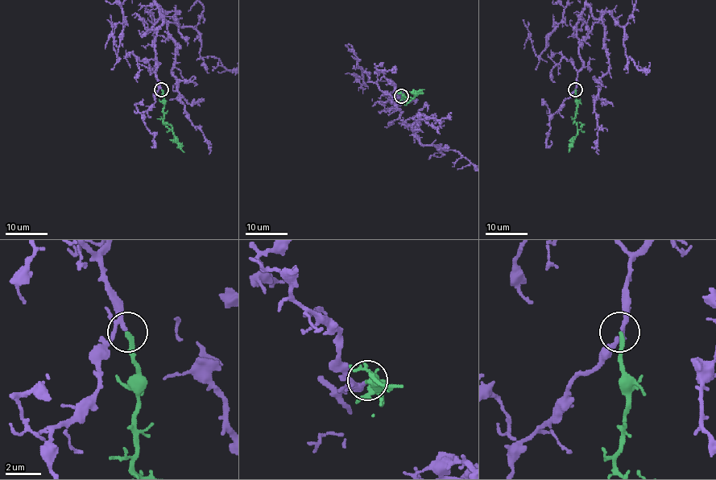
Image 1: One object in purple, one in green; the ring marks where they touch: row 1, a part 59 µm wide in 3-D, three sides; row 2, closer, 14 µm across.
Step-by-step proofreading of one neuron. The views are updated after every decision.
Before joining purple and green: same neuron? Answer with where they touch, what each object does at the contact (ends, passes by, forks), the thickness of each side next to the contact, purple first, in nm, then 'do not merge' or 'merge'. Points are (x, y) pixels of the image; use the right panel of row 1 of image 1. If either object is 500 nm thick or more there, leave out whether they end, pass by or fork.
(575, 89) | purple passes by | green ends | 190/220 nm | merge

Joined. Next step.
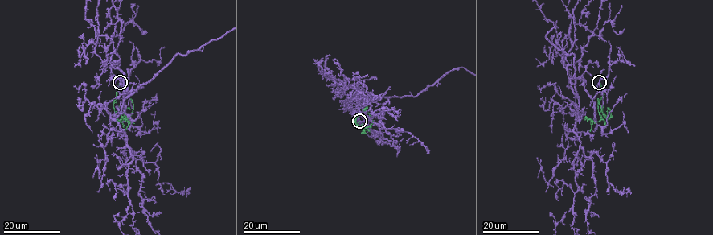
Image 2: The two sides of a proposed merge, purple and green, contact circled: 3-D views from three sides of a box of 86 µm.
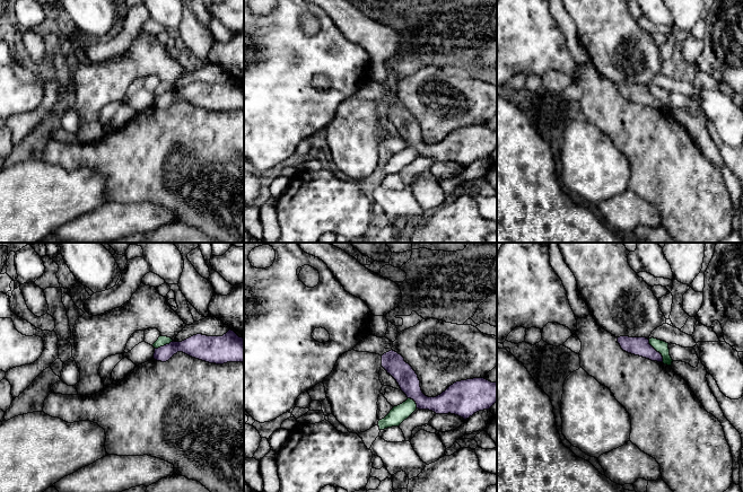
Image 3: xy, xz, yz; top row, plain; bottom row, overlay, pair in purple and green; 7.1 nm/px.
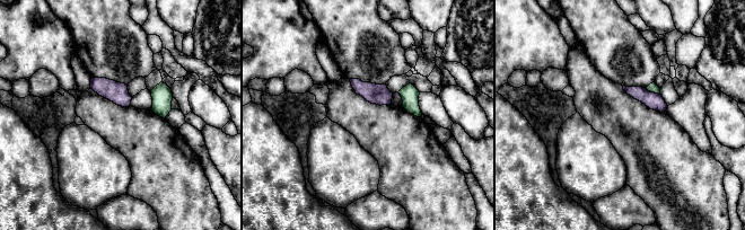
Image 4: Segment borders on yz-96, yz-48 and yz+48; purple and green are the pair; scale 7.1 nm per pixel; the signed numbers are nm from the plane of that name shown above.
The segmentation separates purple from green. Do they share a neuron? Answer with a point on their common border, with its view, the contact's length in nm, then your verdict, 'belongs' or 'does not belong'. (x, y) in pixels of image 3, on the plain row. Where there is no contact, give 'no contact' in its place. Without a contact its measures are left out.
yz (656, 98) | 190 nm | does not belong

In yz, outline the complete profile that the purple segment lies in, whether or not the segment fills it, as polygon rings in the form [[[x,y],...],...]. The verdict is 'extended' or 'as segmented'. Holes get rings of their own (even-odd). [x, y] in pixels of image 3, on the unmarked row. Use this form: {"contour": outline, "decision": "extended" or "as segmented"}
{"contour": [[[620,84],[618,85],[618,90],[621,96],[628,100],[649,106],[652,108],[663,109],[662,102],[649,91],[649,87],[646,85]]], "decision": "as segmented"}

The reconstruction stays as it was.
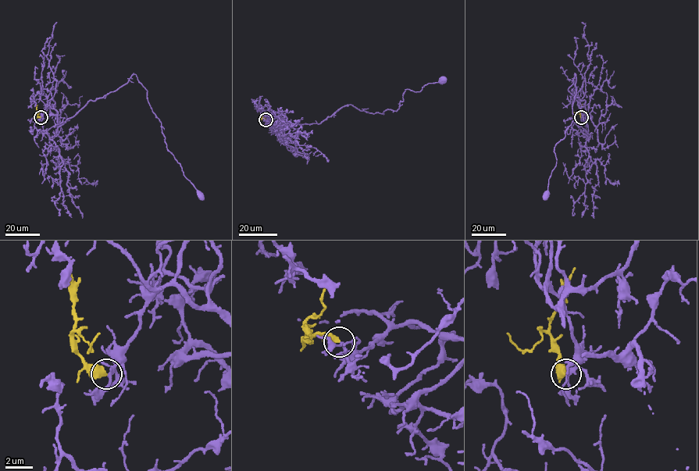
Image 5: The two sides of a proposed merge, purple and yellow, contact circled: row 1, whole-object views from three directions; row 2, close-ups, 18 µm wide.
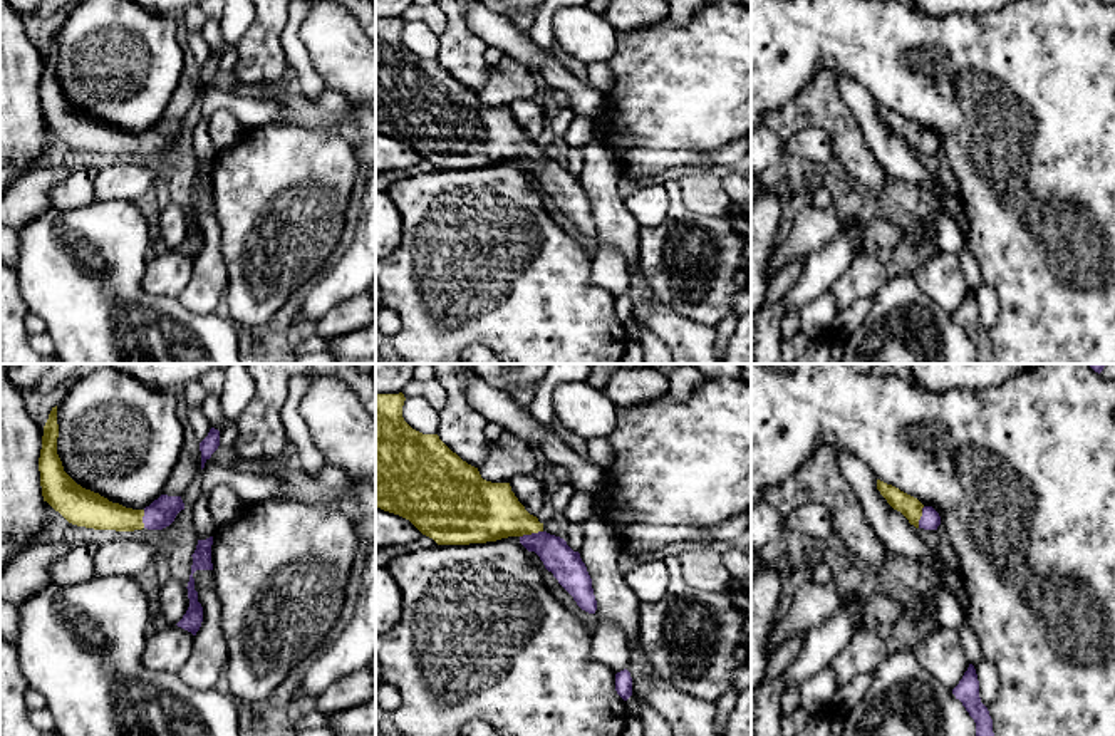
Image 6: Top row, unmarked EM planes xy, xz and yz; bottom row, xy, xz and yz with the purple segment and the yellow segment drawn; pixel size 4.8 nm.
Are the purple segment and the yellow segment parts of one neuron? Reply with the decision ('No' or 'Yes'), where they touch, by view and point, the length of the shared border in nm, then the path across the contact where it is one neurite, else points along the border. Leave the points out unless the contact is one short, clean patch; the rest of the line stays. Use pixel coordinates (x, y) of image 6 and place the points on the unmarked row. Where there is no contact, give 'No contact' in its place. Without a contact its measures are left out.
Yes. Touches purple at xz (532, 158). Shared border 120 nm. Path across: xz (567, 191), (532, 158), (518, 146), (485, 136)

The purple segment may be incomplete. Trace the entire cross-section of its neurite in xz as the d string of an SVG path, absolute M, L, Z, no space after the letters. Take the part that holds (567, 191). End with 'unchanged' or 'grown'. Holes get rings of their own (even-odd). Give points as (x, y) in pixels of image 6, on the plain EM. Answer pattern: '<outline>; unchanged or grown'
M376 18L376 131L409 144L438 169L469 169L518 161L535 176L545 193L573 221L577 230L595 238L597 225L592 203L578 176L560 161L543 154L511 116L510 107L491 107L478 92L453 77L438 59L423 59L402 42L404 18Z; grown

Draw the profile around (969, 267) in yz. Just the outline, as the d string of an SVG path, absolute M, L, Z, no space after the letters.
M966 248L957 255L959 267L962 272L964 280L967 282L969 288L978 288L981 283L984 283L984 278L981 275L981 268L974 255Z

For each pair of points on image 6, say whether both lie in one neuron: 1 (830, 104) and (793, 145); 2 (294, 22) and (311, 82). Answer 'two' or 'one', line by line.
1: two
2: one

